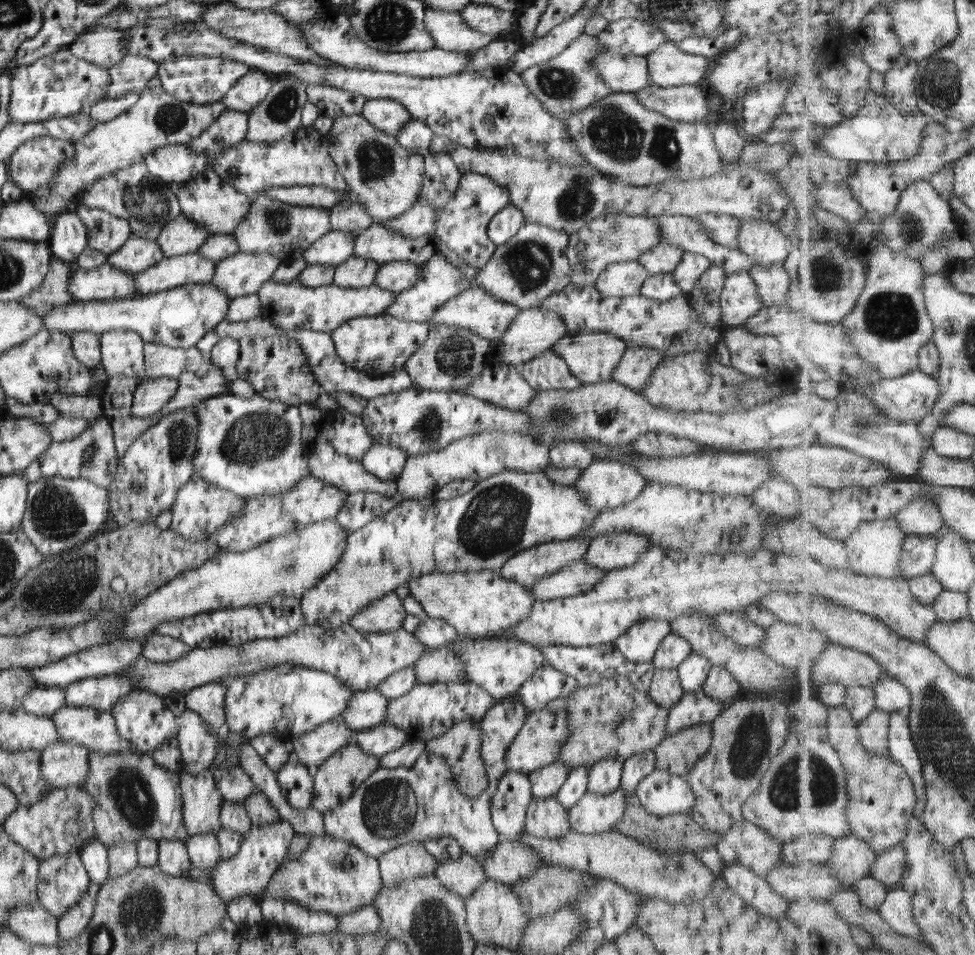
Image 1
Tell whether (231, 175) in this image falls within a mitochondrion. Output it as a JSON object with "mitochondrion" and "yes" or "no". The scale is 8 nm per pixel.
{"mitochondrion":"no"}

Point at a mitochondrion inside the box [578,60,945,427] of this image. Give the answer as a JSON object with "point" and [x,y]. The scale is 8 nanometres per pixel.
{"point":[614,133]}

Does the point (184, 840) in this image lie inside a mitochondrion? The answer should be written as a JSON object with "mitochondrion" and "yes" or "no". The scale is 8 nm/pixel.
{"mitochondrion":"no"}

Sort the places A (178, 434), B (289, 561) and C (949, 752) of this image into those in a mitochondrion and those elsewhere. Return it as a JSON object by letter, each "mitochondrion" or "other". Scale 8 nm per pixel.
{"A":"mitochondrion","B":"mitochondrion","C":"mitochondrion"}

